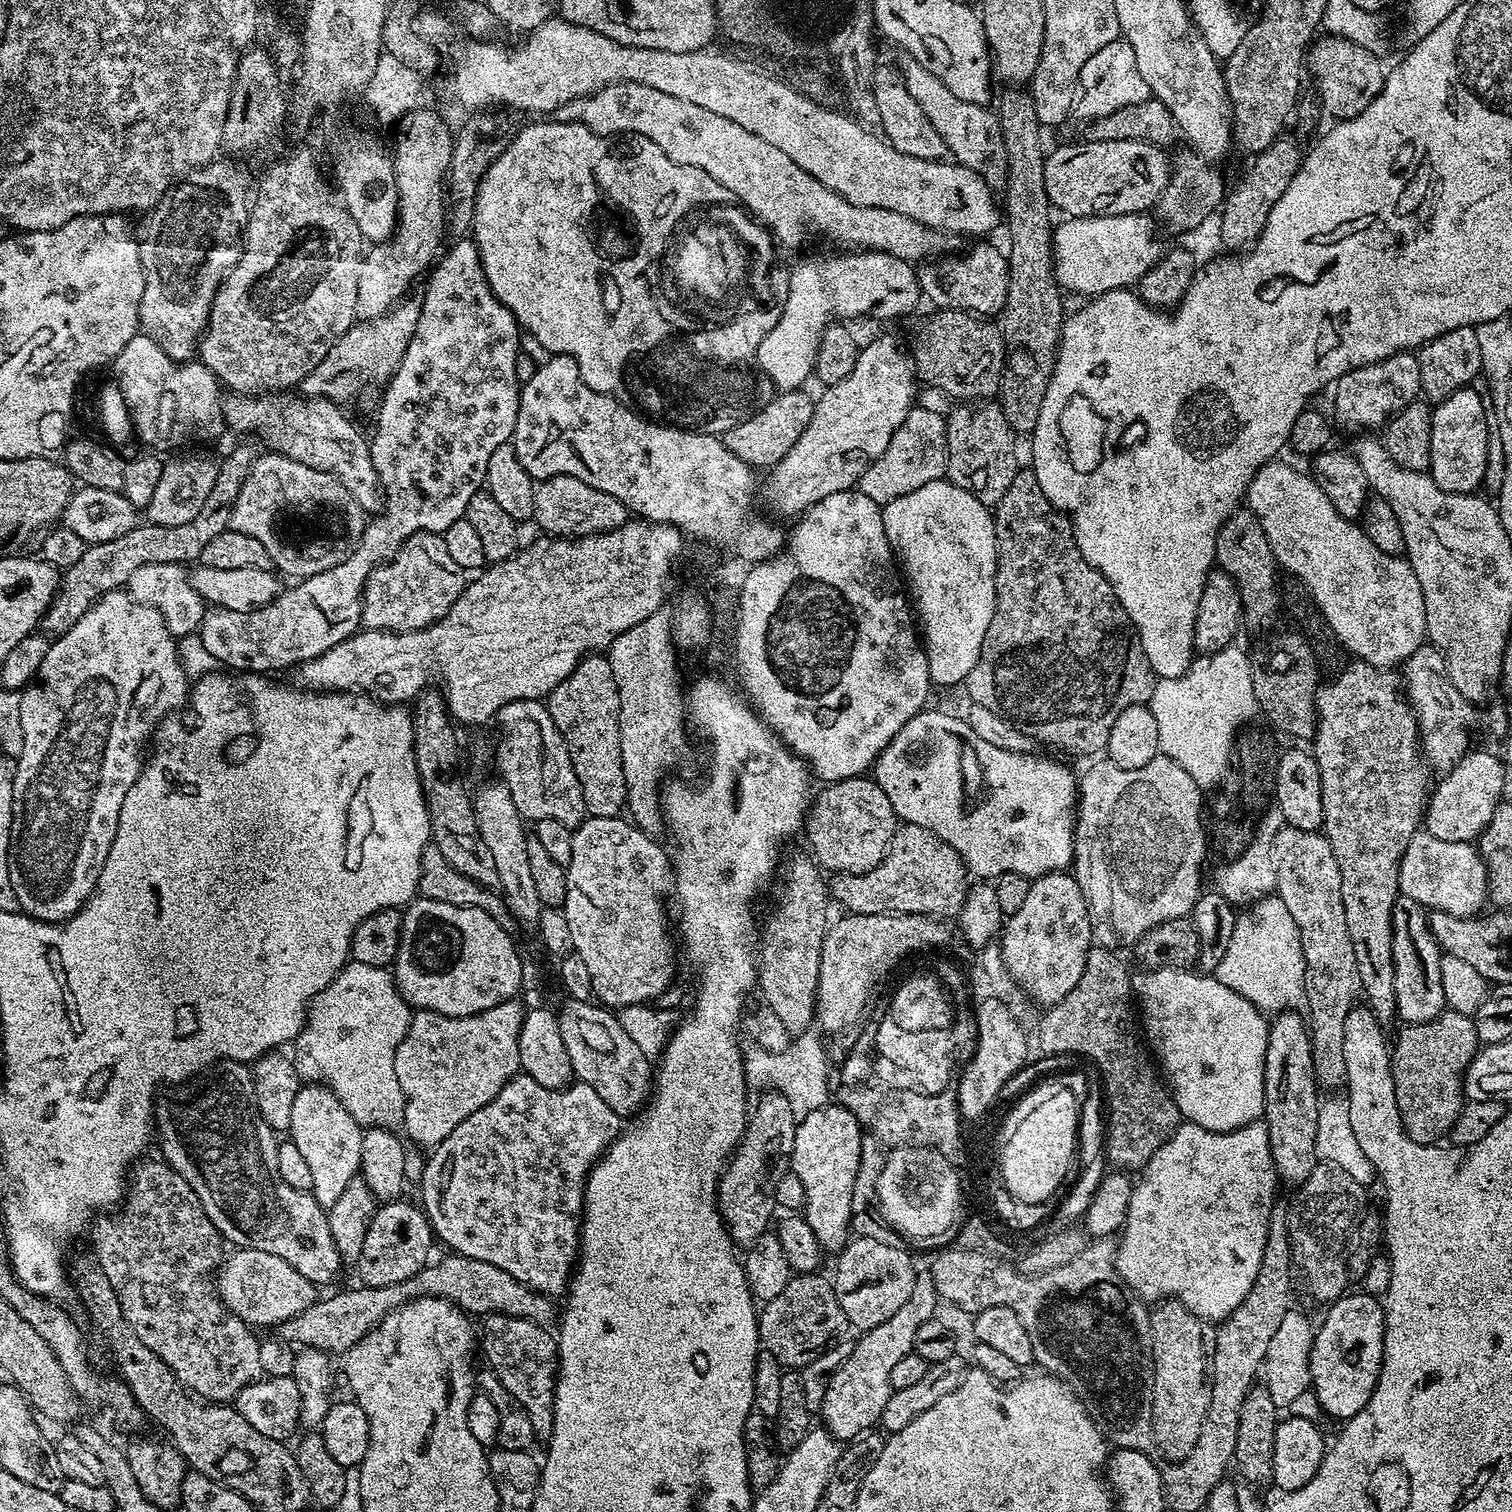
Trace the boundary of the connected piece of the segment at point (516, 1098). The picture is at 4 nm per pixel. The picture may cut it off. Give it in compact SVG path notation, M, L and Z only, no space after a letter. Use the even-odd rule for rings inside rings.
M523 1074L513 1076L502 1086L502 1090L498 1090L493 1100L486 1102L486 1106L474 1110L474 1114L458 1122L458 1126L454 1126L454 1130L450 1130L450 1134L446 1134L443 1142L431 1149L430 1155L425 1159L424 1173L418 1185L421 1200L419 1203L422 1205L424 1215L428 1217L428 1225L432 1228L435 1239L439 1243L441 1240L446 1246L445 1249L453 1253L478 1259L481 1262L490 1262L491 1265L498 1266L499 1269L510 1274L511 1278L516 1278L528 1288L556 1298L556 1295L559 1292L561 1295L568 1286L574 1265L578 1260L578 1243L584 1210L584 1181L588 1179L588 1174L596 1165L596 1161L616 1139L621 1128L621 1117L612 1112L610 1106L606 1106L606 1102L602 1102L602 1098L598 1098L598 1094L594 1094L590 1086L573 1082L563 1088L547 1088L538 1086L538 1082L534 1082L534 1078L529 1076Z

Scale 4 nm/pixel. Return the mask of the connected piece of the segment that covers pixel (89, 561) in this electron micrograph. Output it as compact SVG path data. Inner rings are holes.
M240 444L225 460L221 459L216 485L210 496L206 498L205 505L194 518L190 519L190 522L178 526L140 522L120 538L87 545L82 558L78 558L74 566L63 569L60 590L40 620L40 628L49 637L61 636L63 632L70 630L70 626L74 626L74 622L78 622L78 618L82 618L82 614L86 614L86 610L90 610L100 597L107 592L123 589L127 585L130 574L136 573L142 566L150 566L150 562L187 565L188 560L199 561L202 550L208 543L218 538L218 534L229 531L232 507L257 455L257 449L252 449L248 444Z

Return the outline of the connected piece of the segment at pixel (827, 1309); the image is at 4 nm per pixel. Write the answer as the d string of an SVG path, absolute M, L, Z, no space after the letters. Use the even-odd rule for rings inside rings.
M816 1272L793 1275L786 1290L778 1298L767 1301L759 1309L760 1343L763 1351L769 1352L781 1366L799 1370L814 1362L818 1354L831 1348L849 1331L850 1325L842 1306L838 1306L831 1279ZM844 1332L844 1333L843 1333Z

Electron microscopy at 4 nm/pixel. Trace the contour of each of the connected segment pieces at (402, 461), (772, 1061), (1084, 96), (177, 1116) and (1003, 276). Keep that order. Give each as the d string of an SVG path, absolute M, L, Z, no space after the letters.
M471 238L460 240L448 253L446 252L435 261L434 267L427 273L426 281L428 280L428 285L425 286L424 296L422 295L420 300L420 313L418 314L416 329L414 334L408 339L406 354L402 358L400 365L397 366L396 373L393 374L391 380L387 381L385 388L388 389L385 390L384 397L380 400L380 413L376 416L376 433L371 433L370 436L374 470L380 479L382 511L379 514L373 515L365 523L364 533L360 535L360 541L354 545L351 554L346 559L338 562L338 566L330 566L330 570L322 570L322 574L305 576L299 582L293 583L296 584L293 588L285 587L280 595L274 598L274 602L249 612L209 607L205 611L204 621L198 629L198 637L200 636L201 646L220 663L217 665L223 666L228 670L235 670L237 673L276 674L272 672L278 671L279 668L295 669L297 666L305 664L308 660L313 660L322 654L326 654L326 650L330 650L330 646L338 646L338 642L353 636L361 627L360 602L364 598L364 587L368 581L369 574L379 564L384 563L386 560L391 560L392 555L414 534L419 532L443 534L454 522L465 519L470 506L470 498L474 498L474 494L485 487L487 462L490 460L490 456L494 453L494 450L497 450L498 446L511 441L514 422L518 416L518 402L520 401L520 389L522 387L521 382L516 379L516 360L522 355L520 348L522 329L517 324L512 311L490 290L488 279L482 266L482 258L476 249L475 240Z
M815 1029L782 1043L778 1048L752 1042L743 1047L745 1083L754 1090L769 1090L782 1093L796 1118L799 1120L829 1103L828 1064L821 1038Z
M1123 38L1110 42L1091 56L1082 66L1078 77L1078 95L1074 101L1074 112L1091 122L1114 114L1114 110L1122 110L1122 106L1130 106L1134 102L1149 99L1150 93L1138 70L1138 58L1134 58L1134 46Z
M222 1060L215 1065L215 1072L216 1076L210 1077L209 1080L197 1079L195 1082L185 1082L175 1090L165 1091L168 1093L165 1096L163 1093L155 1101L154 1132L158 1140L160 1136L160 1148L164 1151L162 1153L164 1163L178 1174L182 1174L182 1178L186 1178L190 1190L194 1190L194 1194L198 1194L198 1202L202 1202L202 1210L206 1210L210 1222L227 1243L229 1240L236 1248L253 1248L254 1250L266 1250L266 1254L278 1254L278 1258L286 1258L286 1262L290 1262L290 1266L294 1266L294 1270L298 1270L298 1274L302 1274L302 1278L306 1278L310 1283L317 1286L330 1283L339 1274L340 1268L342 1269L342 1261L339 1250L334 1246L334 1240L330 1238L330 1222L327 1211L313 1198L311 1192L294 1190L290 1186L286 1186L286 1182L282 1182L282 1174L278 1174L278 1150L276 1149L278 1136L270 1126L266 1126L266 1122L262 1122L262 1114L258 1114L258 1102L254 1098L251 1067L238 1060Z
M984 242L973 243L976 245L965 256L944 254L935 262L924 262L916 268L920 290L927 303L929 300L937 309L971 312L985 318L996 318L1003 313L1008 293L1008 257L994 245L980 243Z

